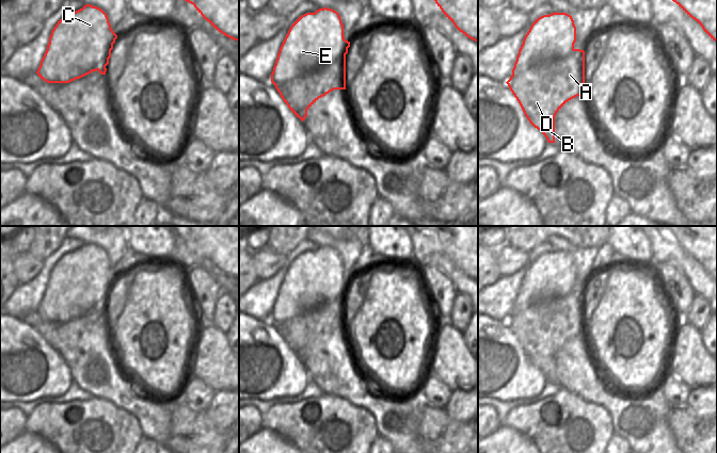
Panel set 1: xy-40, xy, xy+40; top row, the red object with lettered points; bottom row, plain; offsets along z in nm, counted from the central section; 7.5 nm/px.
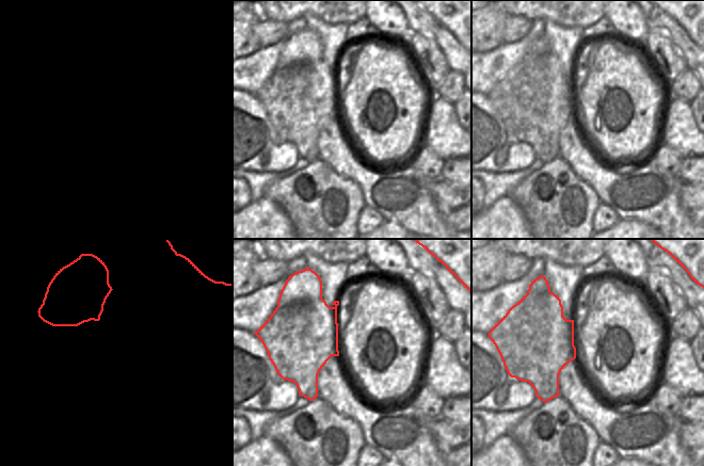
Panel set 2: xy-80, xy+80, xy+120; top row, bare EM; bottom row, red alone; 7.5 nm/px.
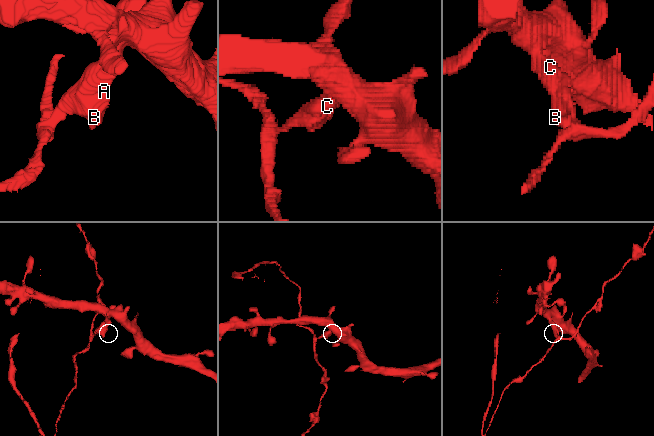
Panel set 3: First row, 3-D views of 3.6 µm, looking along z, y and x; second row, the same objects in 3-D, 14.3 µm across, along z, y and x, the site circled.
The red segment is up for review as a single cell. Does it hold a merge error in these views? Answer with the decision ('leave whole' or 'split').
split

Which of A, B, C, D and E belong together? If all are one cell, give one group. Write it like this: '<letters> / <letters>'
A B D / C E

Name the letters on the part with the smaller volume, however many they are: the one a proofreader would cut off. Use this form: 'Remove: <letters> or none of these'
Remove: A, B, D

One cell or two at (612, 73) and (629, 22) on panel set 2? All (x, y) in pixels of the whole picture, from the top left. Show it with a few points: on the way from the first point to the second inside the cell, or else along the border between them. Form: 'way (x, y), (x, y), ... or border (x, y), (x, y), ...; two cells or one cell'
border (612, 37), (620, 43); two cells

